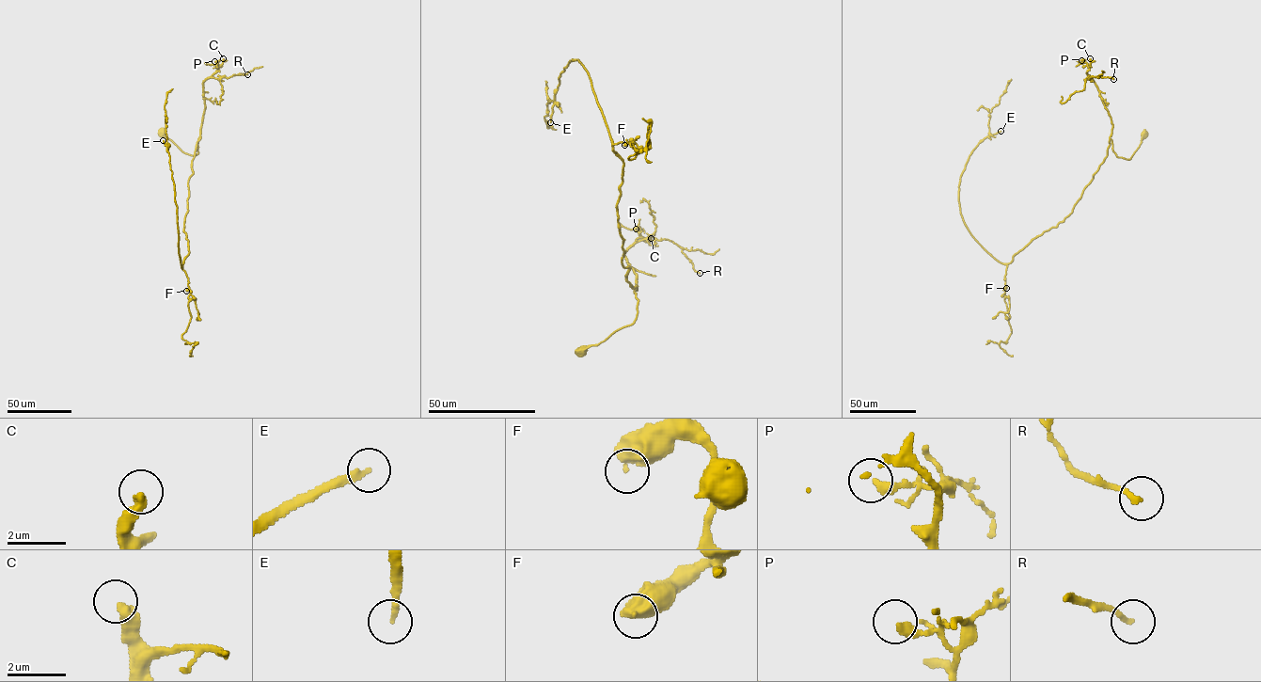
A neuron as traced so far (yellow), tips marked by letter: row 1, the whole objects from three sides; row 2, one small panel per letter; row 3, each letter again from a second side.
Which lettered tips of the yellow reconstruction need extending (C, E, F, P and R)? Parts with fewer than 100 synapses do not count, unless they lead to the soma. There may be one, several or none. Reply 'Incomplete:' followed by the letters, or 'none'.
Incomplete: C, E

